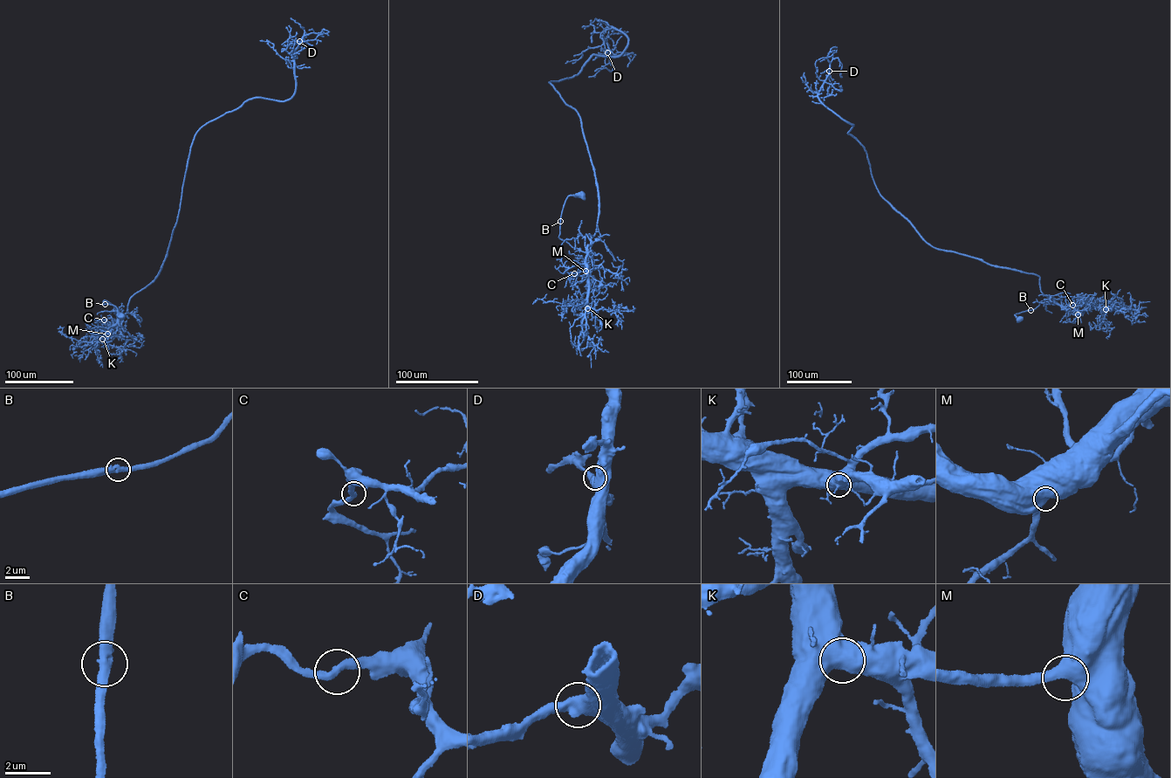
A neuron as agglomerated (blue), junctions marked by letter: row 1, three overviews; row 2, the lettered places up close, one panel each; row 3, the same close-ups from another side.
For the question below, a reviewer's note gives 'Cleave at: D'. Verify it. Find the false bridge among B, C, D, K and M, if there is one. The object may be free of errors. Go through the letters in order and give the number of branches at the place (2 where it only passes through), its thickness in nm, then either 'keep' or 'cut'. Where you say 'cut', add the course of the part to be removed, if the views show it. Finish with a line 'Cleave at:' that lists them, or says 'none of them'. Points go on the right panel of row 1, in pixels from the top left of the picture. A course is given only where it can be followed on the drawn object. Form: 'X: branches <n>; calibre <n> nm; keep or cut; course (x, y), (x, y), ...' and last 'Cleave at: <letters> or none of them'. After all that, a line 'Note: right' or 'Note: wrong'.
B: branches 2; calibre 420 nm; keep
C: branches 2; calibre 340 nm; keep
D: branches 2; calibre 550 nm; keep
K: branches 2; calibre 600 nm; keep
M: branches 2; calibre 550 nm; keep
Cleave at: none of them
Note: wrong

